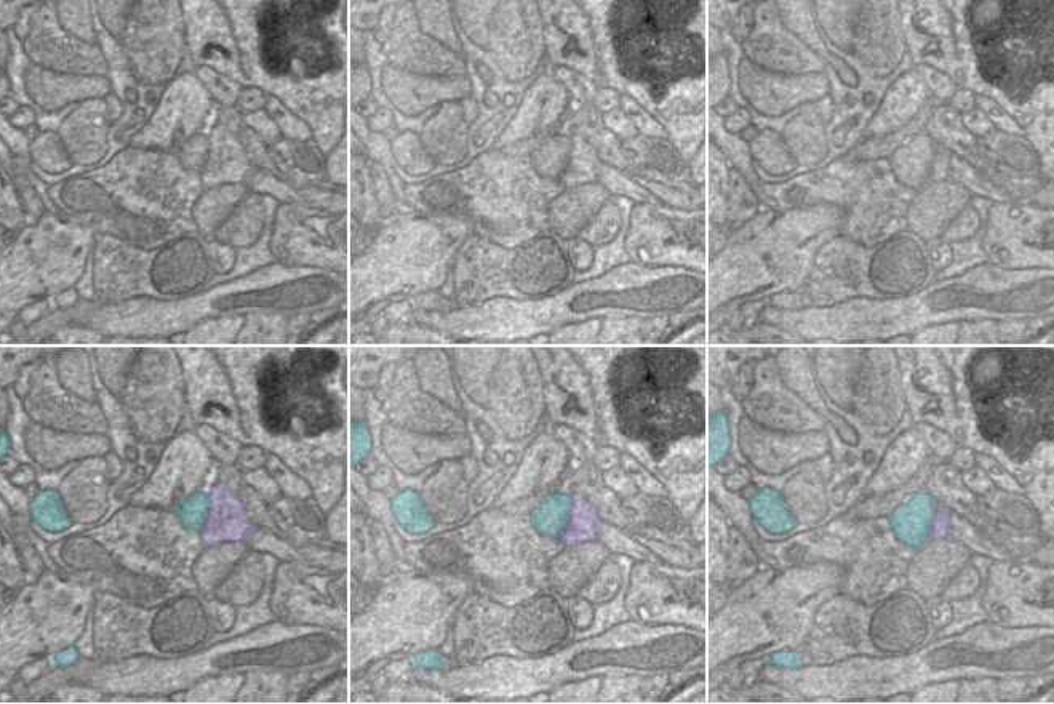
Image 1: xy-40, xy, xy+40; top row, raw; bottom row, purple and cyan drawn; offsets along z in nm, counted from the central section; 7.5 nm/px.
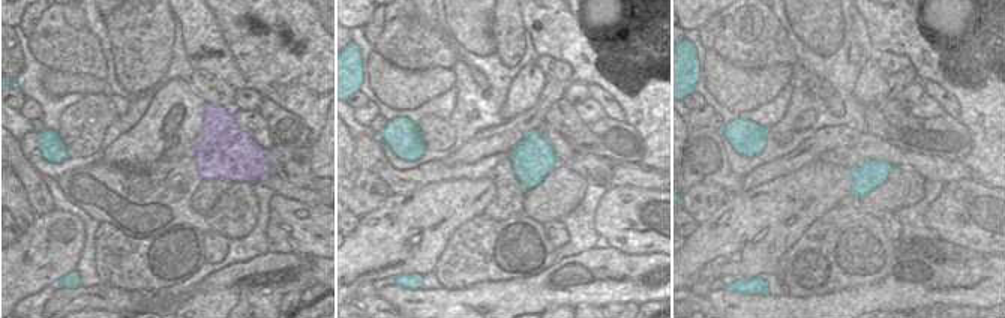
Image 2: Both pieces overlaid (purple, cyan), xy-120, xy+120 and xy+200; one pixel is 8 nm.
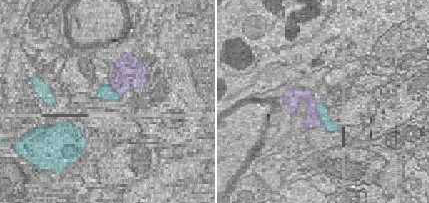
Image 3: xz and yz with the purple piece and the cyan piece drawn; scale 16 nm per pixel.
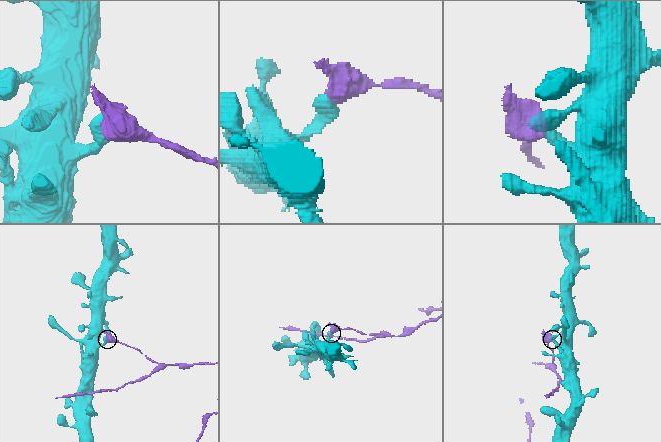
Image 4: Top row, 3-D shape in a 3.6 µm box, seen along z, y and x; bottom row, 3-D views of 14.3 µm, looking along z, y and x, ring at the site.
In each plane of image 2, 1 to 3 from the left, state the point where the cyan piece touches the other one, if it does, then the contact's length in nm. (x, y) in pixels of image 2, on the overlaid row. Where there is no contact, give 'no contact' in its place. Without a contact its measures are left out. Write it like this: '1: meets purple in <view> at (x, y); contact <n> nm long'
1: no contact
2: no contact
3: no contact

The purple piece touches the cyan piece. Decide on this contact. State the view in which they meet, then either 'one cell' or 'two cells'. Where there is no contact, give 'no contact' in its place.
xy | two cells

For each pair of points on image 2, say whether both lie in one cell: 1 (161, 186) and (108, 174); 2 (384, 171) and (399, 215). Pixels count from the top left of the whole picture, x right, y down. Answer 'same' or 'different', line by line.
1: same
2: different

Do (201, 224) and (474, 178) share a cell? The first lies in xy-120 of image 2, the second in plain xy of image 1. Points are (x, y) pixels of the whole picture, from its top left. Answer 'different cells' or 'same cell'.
same cell

